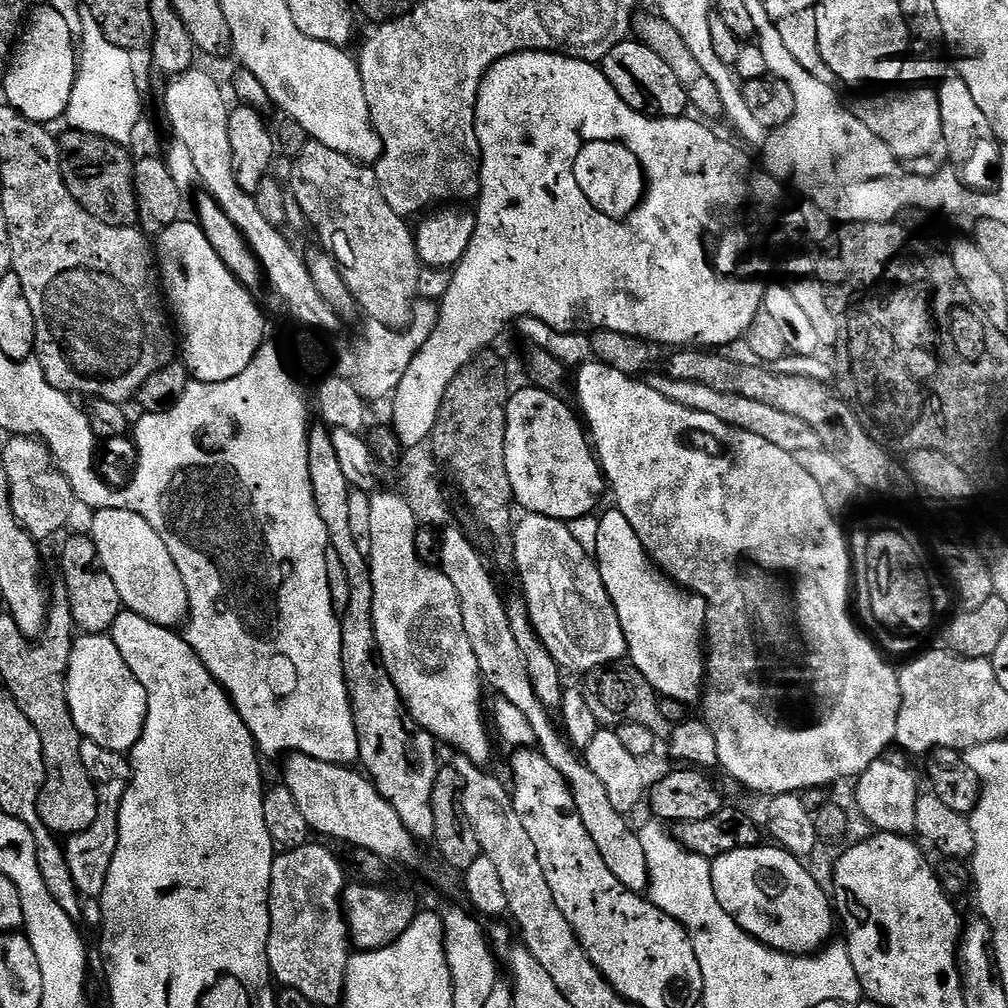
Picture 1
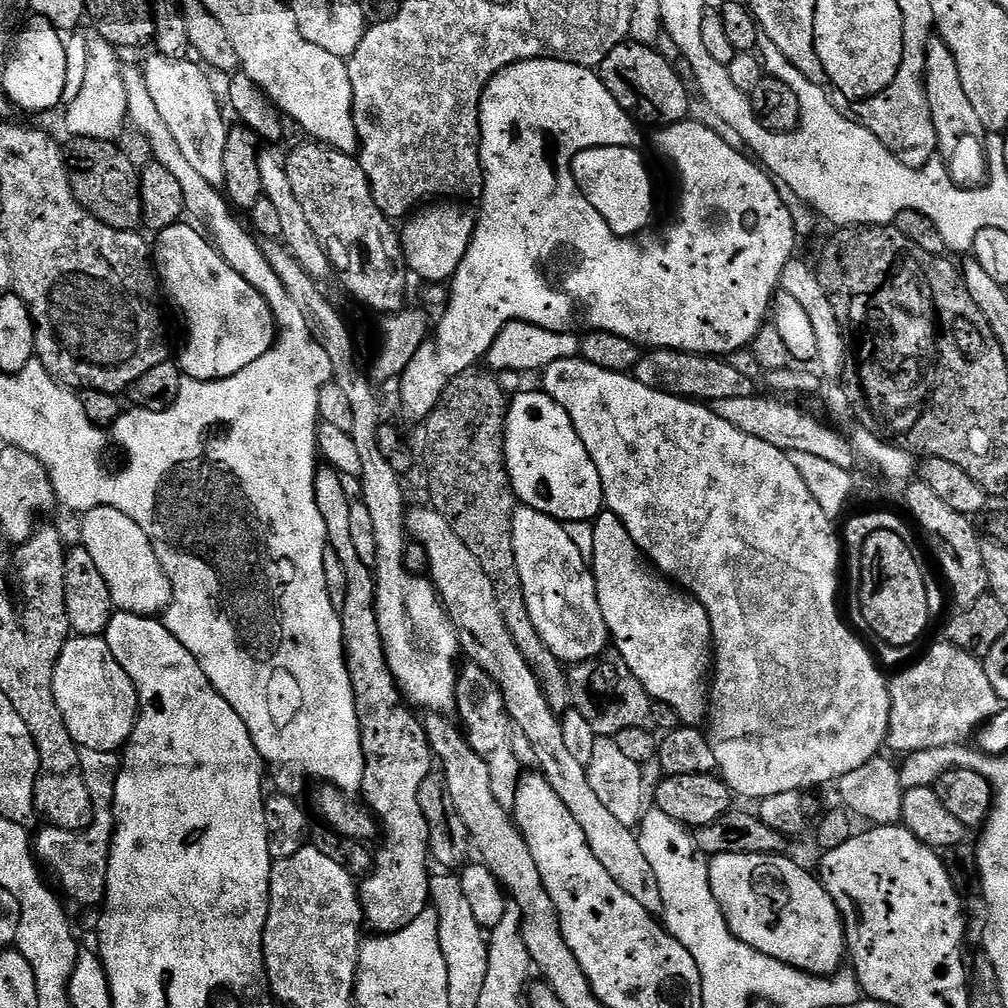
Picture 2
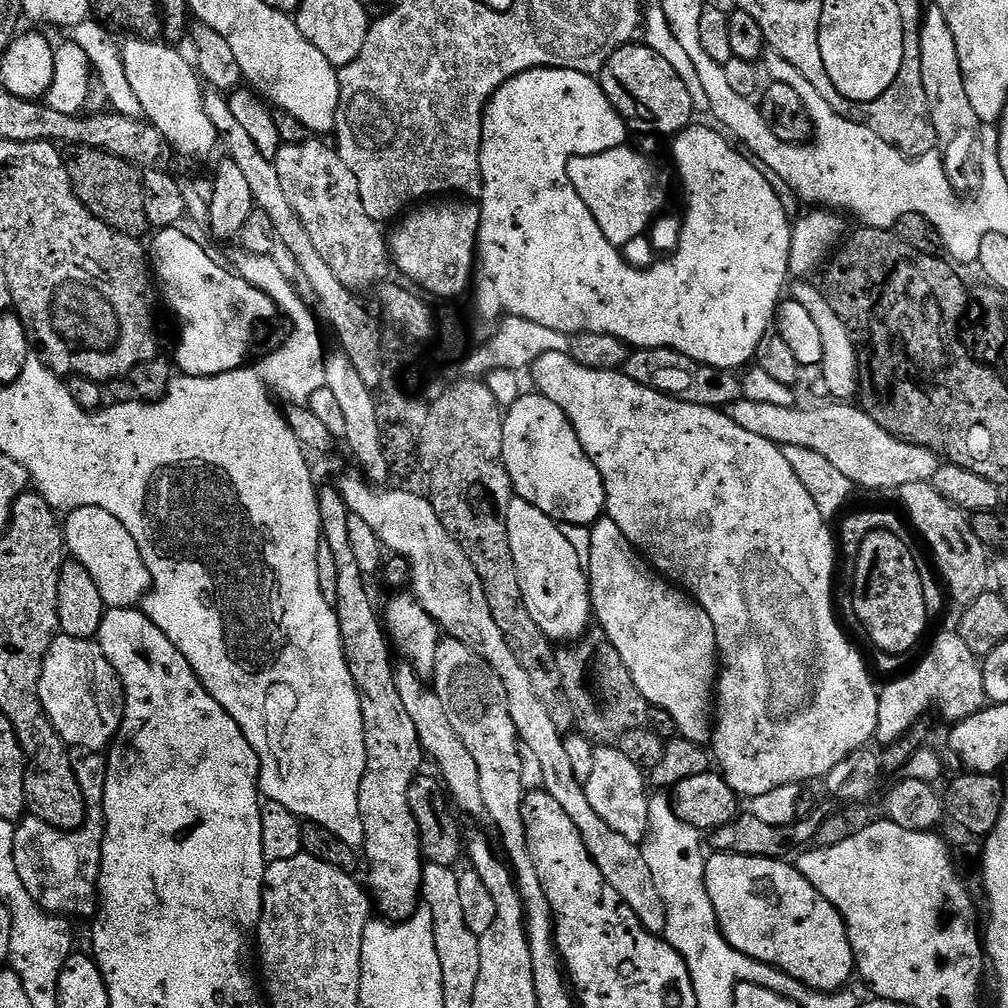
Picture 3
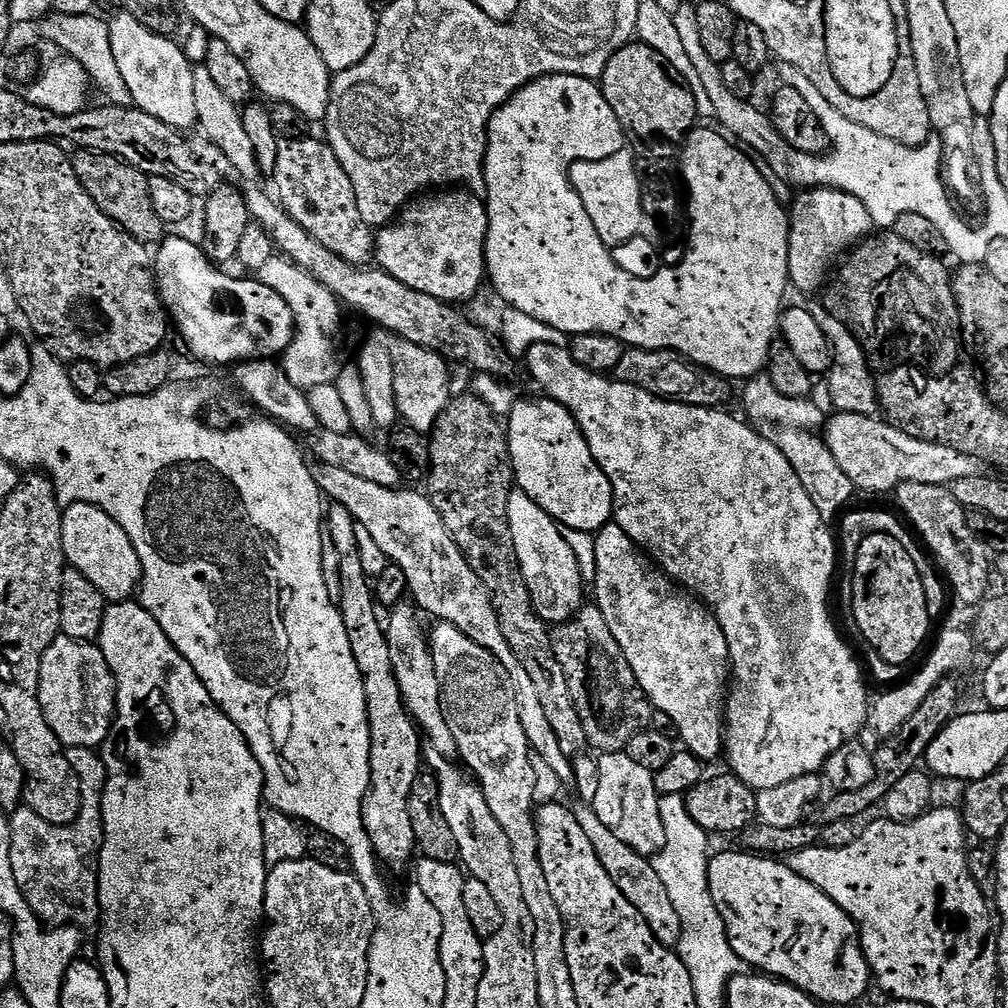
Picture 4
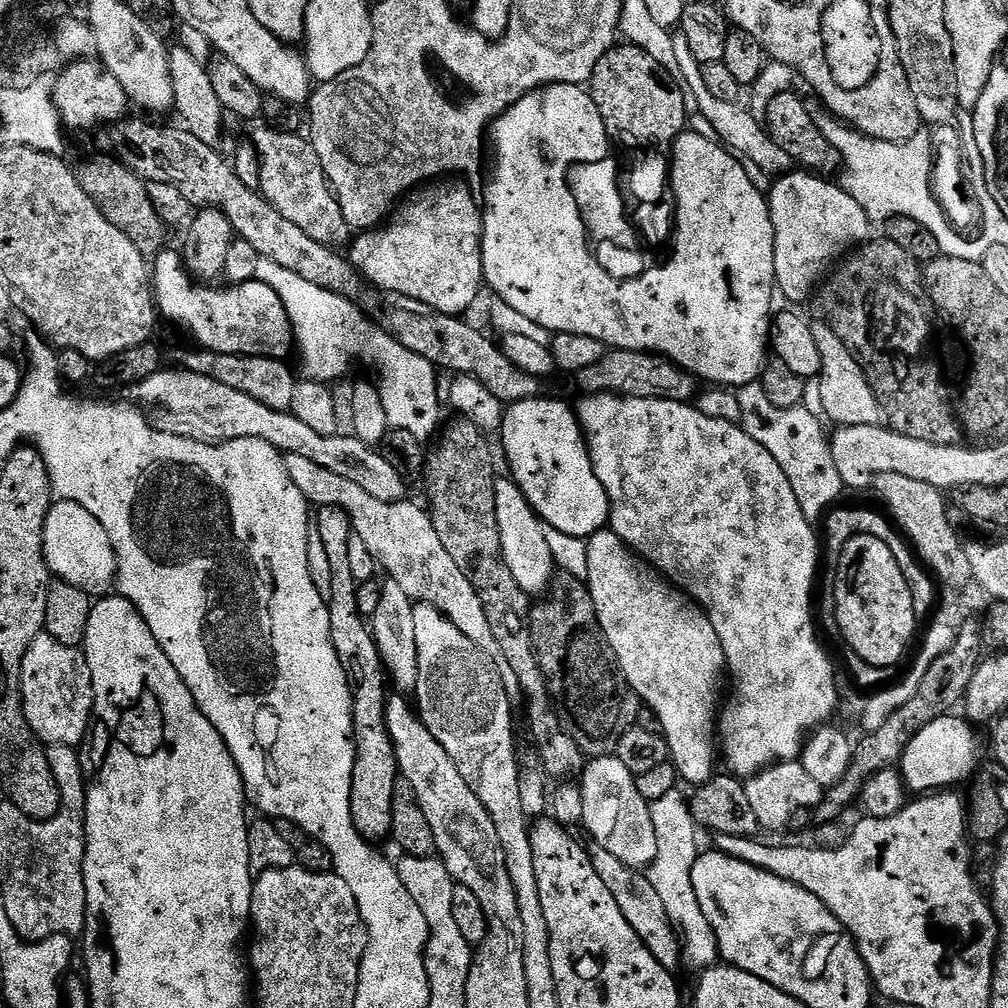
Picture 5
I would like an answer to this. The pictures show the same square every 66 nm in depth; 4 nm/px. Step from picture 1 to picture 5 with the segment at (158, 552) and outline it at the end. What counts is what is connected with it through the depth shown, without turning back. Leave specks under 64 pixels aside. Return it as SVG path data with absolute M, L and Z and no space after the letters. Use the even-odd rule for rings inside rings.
M56 500L44 523L44 560L57 581L64 581L91 598L103 598L117 583L116 555L106 530L90 510L78 502Z

